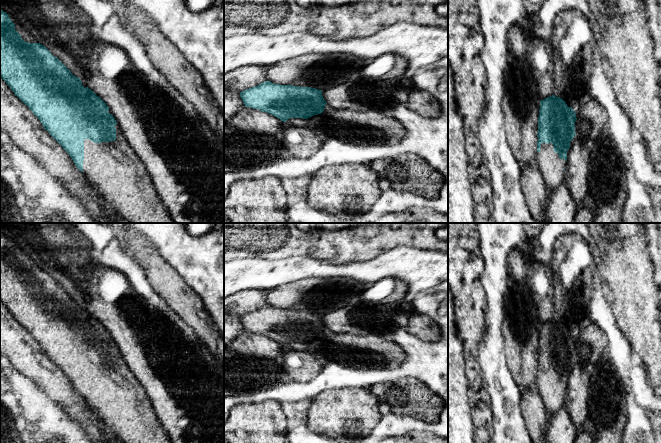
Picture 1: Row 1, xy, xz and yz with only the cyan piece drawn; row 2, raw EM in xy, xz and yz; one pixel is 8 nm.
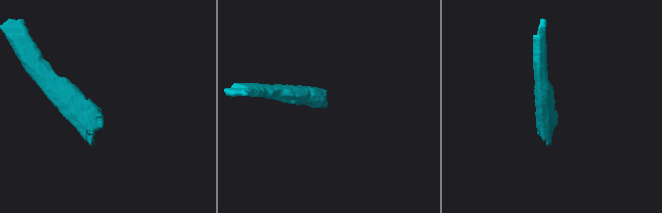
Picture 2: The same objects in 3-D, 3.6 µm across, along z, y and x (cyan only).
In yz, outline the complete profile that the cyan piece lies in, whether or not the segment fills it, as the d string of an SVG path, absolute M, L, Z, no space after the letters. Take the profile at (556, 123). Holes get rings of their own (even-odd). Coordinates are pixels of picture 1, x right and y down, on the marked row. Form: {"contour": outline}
{"contour": "M552 95L540 101L536 163L549 193L563 179L567 151L575 133L576 113L566 102Z"}

